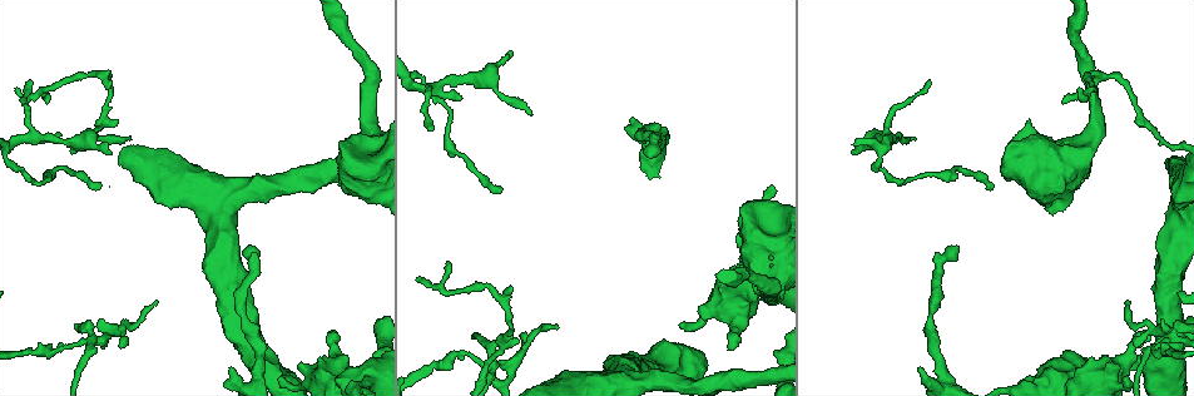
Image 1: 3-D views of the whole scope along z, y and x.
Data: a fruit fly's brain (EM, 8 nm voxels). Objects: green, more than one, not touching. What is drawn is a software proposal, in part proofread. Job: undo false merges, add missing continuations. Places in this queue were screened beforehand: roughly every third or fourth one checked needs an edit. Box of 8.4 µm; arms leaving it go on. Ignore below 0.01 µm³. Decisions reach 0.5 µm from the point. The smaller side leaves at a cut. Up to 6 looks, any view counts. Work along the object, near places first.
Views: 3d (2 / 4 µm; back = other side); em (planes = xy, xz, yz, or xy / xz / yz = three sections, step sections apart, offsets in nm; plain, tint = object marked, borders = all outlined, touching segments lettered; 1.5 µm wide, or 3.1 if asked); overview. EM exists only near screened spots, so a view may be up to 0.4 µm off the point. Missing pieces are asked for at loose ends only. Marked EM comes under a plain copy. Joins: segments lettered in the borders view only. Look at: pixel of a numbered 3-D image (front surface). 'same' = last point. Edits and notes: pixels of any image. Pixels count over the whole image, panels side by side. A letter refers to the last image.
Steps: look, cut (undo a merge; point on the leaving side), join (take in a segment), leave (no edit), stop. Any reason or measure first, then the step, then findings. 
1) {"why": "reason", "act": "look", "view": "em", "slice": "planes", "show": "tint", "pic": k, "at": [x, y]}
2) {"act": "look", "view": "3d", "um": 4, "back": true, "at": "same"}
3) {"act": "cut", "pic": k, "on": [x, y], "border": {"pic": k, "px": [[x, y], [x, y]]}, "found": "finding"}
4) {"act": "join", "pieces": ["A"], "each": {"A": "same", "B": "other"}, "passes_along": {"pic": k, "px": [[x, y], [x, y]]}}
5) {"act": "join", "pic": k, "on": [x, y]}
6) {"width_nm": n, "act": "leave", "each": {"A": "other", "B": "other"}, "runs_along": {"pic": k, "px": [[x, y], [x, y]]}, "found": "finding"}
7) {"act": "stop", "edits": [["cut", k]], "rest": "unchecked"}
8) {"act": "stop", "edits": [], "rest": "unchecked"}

{"why": "free end", "act": "look", "view": "em", "slice": "yz", "step": 8, "show": "borders", "pic": 1, "at": [48, 103]}

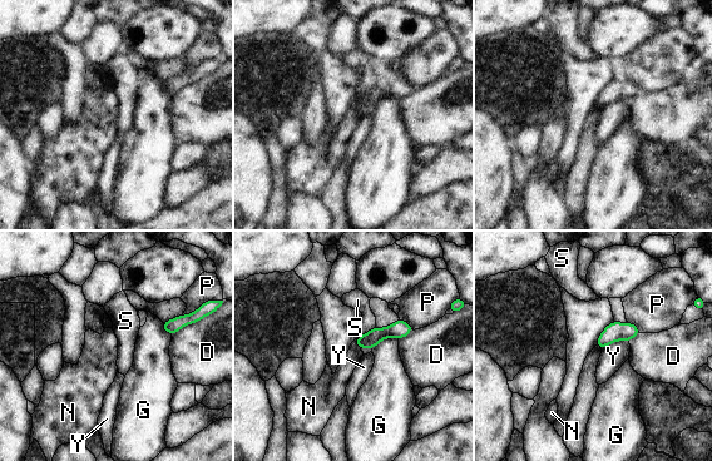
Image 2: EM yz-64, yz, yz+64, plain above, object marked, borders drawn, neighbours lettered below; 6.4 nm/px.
{"act": "leave", "each": {"D": "other", "G": "other", "N": "other", "P": "other", "S": "other", "Y": "other"}, "runs_along": {"pic": 2, "px": [[409, 328], [384, 332], [359, 343]]}, "found": "none of them fits"}

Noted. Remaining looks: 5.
{"act": "look", "view": "em", "slice": "planes", "show": "borders", "pic": 1, "at": [992, 188]}

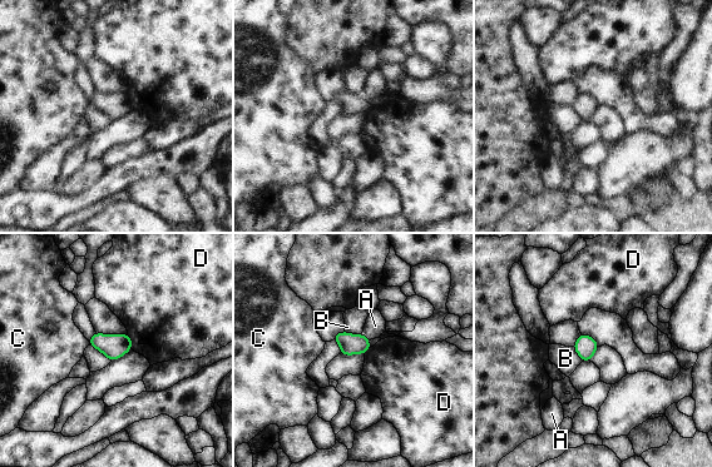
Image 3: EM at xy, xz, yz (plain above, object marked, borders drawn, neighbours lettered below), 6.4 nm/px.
{"act": "leave", "each": {"A": "other", "B": "other", "C": "other", "D": "other"}, "border": {"pic": 3, "px": [[127, 333], [132, 341], [132, 348]]}, "found": "no lettered segment goes on from it"}

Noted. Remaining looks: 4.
{"why": "free end", "act": "look", "view": "em", "slice": "planes", "show": "borders", "pic": 1, "at": [232, 367]}

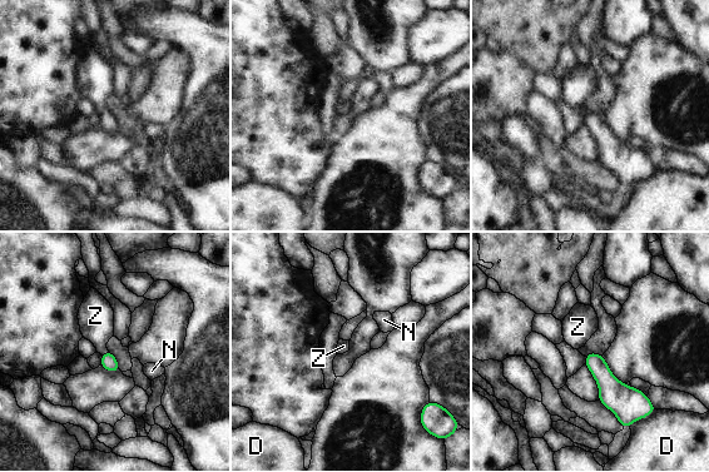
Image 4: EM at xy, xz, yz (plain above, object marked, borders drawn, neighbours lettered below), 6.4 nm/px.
{"act": "join", "pieces": ["Z"], "each": {"D": "other", "N": "other", "Z": "same"}, "passes_along": {"pic": 4, "px": [[109, 362], [105, 352], [95, 316]]}, "found": "it goes on there"}

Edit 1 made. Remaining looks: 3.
{"act": "stop", "edits": [["join", 4]], "rest": "unchecked"}

